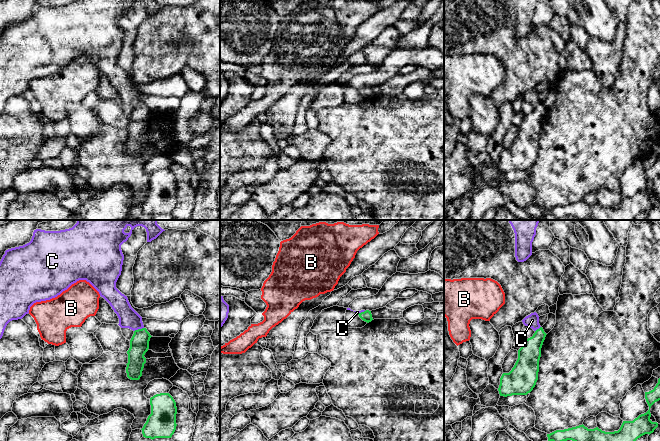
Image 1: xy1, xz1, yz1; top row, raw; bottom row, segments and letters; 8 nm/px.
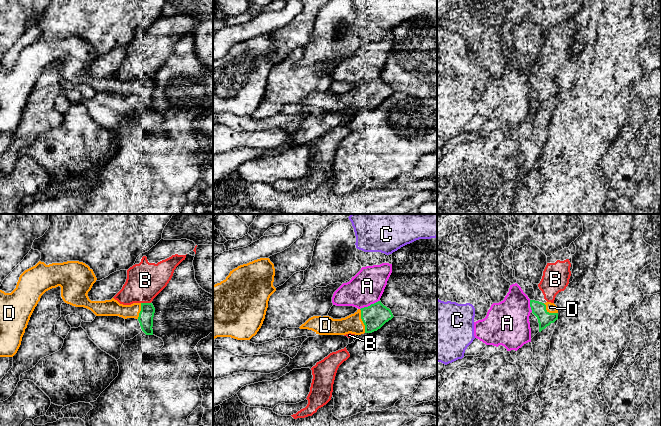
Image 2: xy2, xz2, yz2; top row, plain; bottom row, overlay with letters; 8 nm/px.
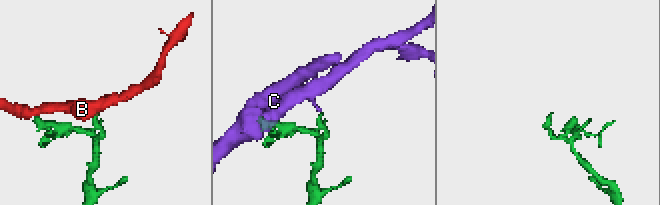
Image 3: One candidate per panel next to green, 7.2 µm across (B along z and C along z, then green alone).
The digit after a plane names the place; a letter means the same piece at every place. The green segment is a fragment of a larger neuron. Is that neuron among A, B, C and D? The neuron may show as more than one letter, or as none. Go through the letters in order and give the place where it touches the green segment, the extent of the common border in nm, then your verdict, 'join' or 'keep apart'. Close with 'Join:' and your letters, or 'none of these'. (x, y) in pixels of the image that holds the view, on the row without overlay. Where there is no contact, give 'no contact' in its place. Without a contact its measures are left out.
A: xz2 (370, 81) | 180 nm | keep apart
B: xy2 (146, 79) | 80 nm | keep apart
C: xy1 (138, 105) | 90 nm | keep apart
D: xz2 (362, 96) | 200 nm | join
Join: D

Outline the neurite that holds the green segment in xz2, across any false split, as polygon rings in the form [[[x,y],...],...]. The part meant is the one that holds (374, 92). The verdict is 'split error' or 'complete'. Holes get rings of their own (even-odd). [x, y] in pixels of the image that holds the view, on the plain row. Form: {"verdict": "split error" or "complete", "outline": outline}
{"verdict": "split error", "outline": [[[378,77],[341,95],[313,92],[299,104],[312,106],[319,111],[361,111],[377,107],[393,93],[391,86]]]}

